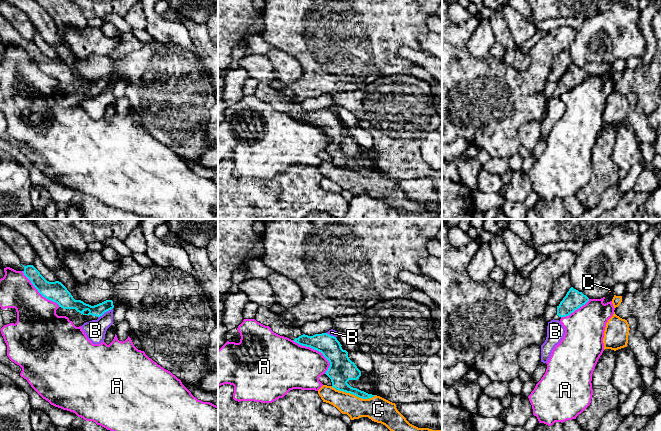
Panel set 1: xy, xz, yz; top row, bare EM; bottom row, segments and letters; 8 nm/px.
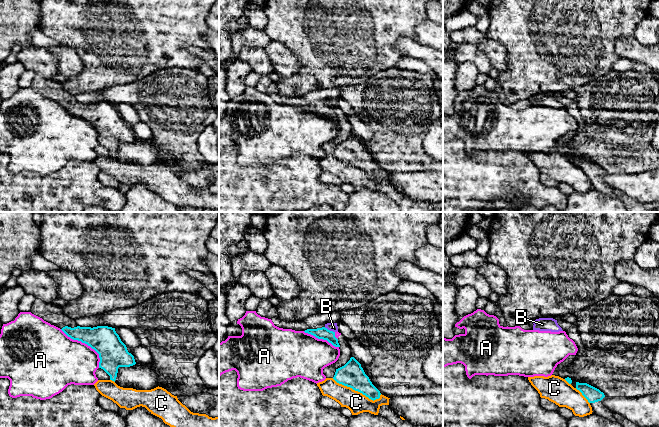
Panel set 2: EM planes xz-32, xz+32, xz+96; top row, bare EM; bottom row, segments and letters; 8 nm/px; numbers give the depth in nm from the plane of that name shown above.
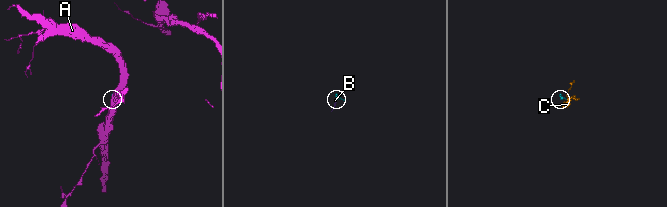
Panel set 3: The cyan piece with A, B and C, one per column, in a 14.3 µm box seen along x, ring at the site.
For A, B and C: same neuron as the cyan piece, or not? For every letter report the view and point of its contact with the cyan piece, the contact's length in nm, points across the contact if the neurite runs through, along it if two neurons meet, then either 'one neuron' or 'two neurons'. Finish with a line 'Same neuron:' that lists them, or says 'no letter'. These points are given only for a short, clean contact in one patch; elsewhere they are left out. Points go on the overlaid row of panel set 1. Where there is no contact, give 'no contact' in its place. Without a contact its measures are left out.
A: contact xz (317, 350); length 380 nm; two neurons
B: contact xy (105, 311); length 140 nm; border xy (112, 308), (98, 317); two neurons
C: contact xz (353, 394); length 360 nm; border xz (331, 386), (362, 398), (371, 398), (375, 395); two neurons
Same neuron: no letter

